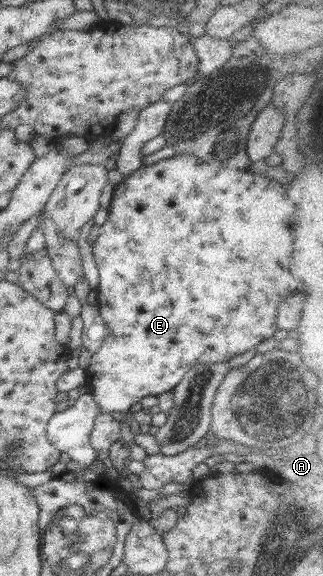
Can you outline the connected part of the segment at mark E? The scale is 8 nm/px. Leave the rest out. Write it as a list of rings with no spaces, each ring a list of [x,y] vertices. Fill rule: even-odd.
[[[182,150],[178,155],[153,164],[141,164],[120,181],[112,191],[105,222],[98,226],[98,236],[90,245],[92,256],[98,269],[99,282],[95,289],[100,317],[109,334],[102,345],[91,354],[90,364],[85,369],[88,394],[96,402],[101,413],[128,413],[130,406],[138,403],[145,396],[155,396],[171,391],[180,379],[196,364],[214,364],[227,362],[236,354],[255,348],[263,340],[272,337],[276,330],[275,321],[278,306],[292,294],[296,293],[297,280],[287,270],[288,256],[292,253],[292,226],[296,226],[296,206],[290,202],[287,188],[263,174],[251,173],[246,169],[225,167],[216,161],[202,161]]]

